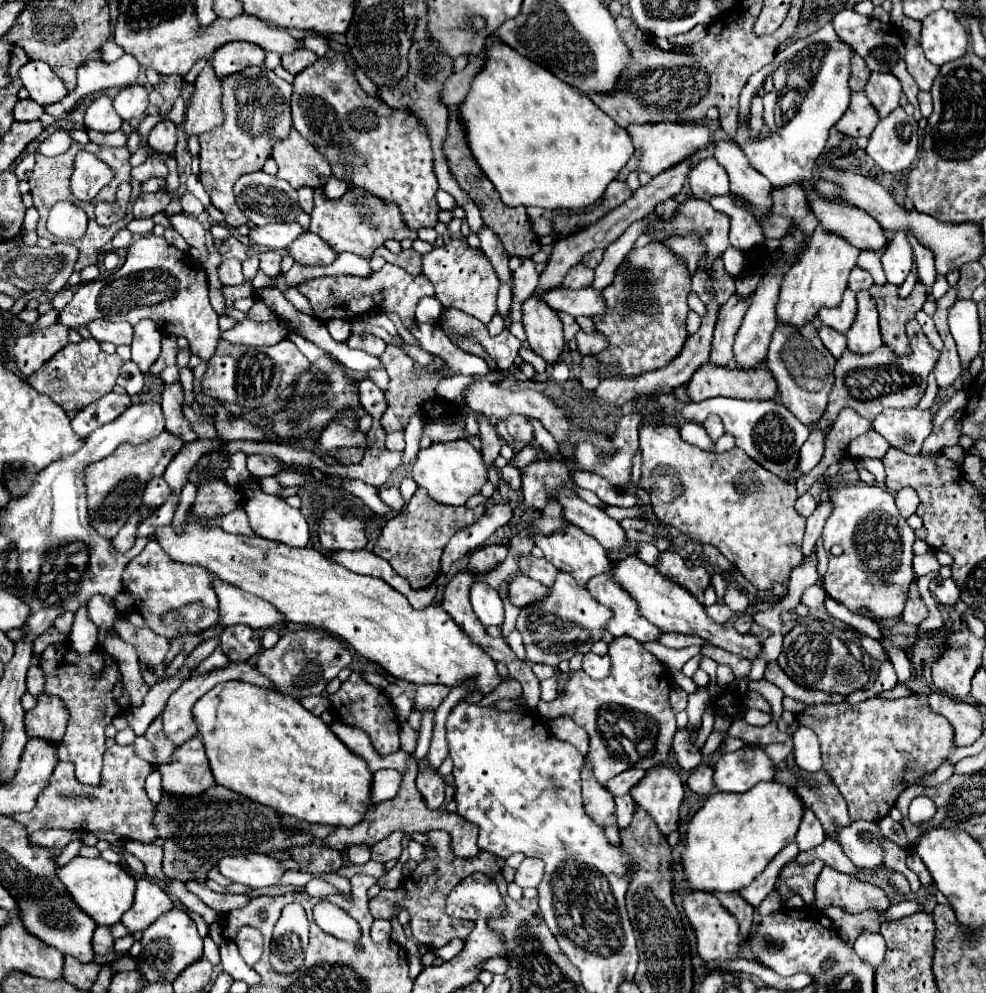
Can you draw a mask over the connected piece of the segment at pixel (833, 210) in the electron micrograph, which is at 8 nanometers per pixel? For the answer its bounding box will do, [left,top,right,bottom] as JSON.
[808,194,888,250]

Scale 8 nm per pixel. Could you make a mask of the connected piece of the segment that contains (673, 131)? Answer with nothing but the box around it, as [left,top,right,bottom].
[626,122,712,176]

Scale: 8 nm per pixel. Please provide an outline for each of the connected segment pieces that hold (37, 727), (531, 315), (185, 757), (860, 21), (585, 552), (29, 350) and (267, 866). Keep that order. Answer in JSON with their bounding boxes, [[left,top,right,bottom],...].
[[24,694,68,742],[522,296,564,364],[158,736,214,796],[832,8,922,122],[536,526,612,588],[14,324,68,376],[218,854,286,888]]

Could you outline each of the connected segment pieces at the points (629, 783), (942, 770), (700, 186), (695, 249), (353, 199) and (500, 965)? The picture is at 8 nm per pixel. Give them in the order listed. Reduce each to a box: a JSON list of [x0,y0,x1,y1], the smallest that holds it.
[[606,768,646,798],[922,762,954,786],[688,156,728,200],[662,236,706,272],[310,188,416,258],[484,958,508,974]]

